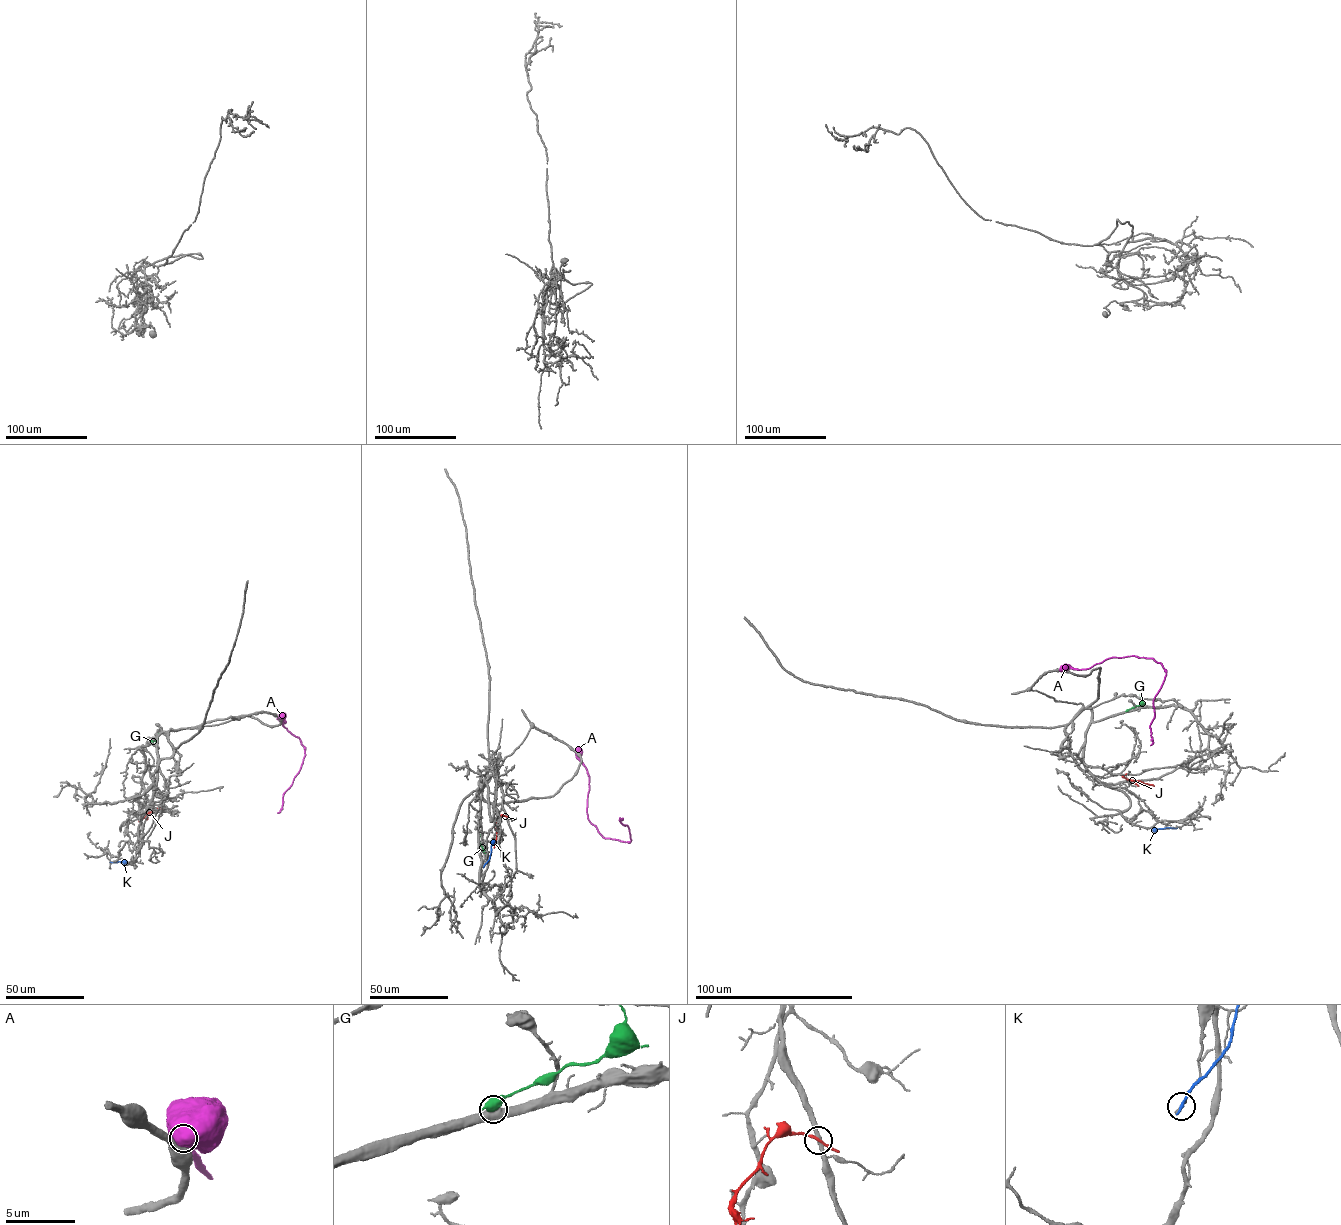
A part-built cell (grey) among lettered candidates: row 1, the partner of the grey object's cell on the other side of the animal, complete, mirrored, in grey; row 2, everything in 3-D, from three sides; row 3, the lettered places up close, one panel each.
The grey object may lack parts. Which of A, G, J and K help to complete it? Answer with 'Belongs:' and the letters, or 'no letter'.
Belongs: no letter

